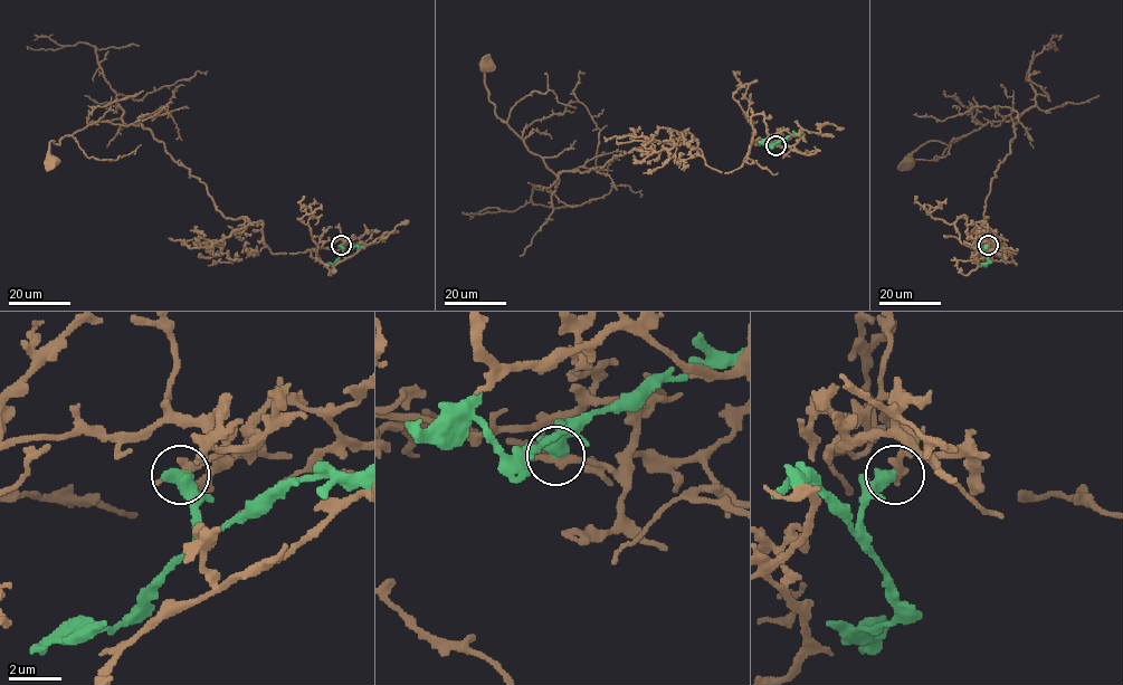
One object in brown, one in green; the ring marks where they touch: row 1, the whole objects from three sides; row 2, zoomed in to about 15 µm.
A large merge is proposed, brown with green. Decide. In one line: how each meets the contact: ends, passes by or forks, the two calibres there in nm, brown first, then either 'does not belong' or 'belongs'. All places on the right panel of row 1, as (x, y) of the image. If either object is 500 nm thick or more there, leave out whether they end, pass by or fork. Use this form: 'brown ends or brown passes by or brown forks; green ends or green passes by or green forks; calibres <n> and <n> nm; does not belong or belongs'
calibres 400 and 550 nm; does not belong

